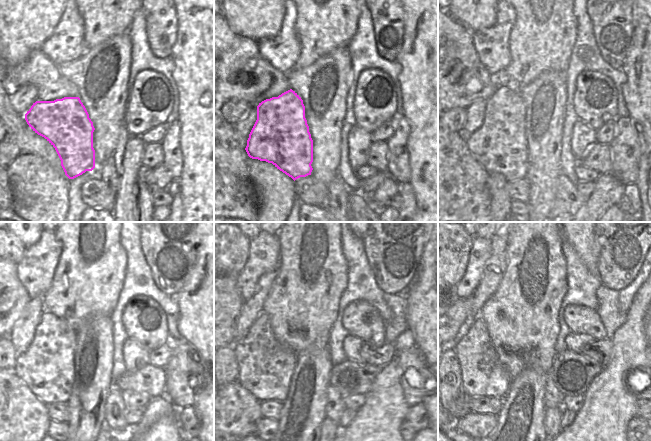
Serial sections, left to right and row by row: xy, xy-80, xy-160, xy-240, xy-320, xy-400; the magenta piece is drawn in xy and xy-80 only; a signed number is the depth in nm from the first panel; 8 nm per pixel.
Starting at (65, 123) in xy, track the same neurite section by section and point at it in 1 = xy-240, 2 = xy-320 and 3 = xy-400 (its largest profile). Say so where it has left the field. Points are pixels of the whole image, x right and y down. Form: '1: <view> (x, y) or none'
1: xy-240 (47, 367)
2: xy-320 (266, 367)
3: xy-400 (482, 375)

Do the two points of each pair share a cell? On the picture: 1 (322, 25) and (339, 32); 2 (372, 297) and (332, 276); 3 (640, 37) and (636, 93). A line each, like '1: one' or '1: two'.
1: one
2: two
3: one

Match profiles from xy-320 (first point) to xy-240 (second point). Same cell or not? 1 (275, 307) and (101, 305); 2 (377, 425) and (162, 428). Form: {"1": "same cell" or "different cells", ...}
{"1": "same cell", "2": "same cell"}

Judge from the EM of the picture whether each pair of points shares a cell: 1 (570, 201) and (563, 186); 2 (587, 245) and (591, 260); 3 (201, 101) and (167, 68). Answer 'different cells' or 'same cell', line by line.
1: same cell
2: same cell
3: different cells

